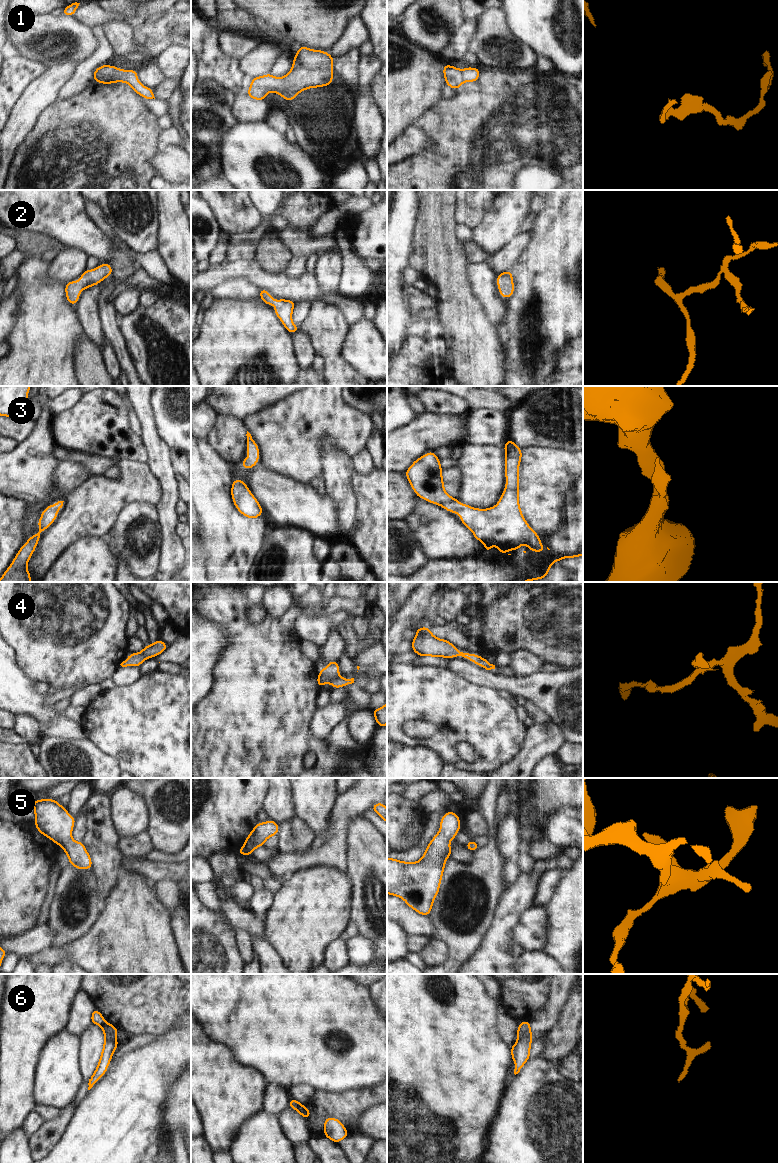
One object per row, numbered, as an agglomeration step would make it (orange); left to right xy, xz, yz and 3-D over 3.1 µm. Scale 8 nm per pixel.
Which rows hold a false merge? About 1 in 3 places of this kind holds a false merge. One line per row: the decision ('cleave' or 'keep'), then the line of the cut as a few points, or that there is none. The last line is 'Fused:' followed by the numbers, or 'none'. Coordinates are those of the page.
1: keep | no cut
2: keep | no cut
3: keep | no cut
4: keep | no cut
5: keep | no cut
6: cleave | xz (302, 1105), (298, 1110)
Fused: 6

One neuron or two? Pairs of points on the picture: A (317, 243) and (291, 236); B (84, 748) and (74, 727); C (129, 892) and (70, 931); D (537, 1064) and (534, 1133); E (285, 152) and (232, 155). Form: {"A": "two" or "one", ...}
{"A": "one", "B": "two", "C": "two", "D": "one", "E": "one"}

